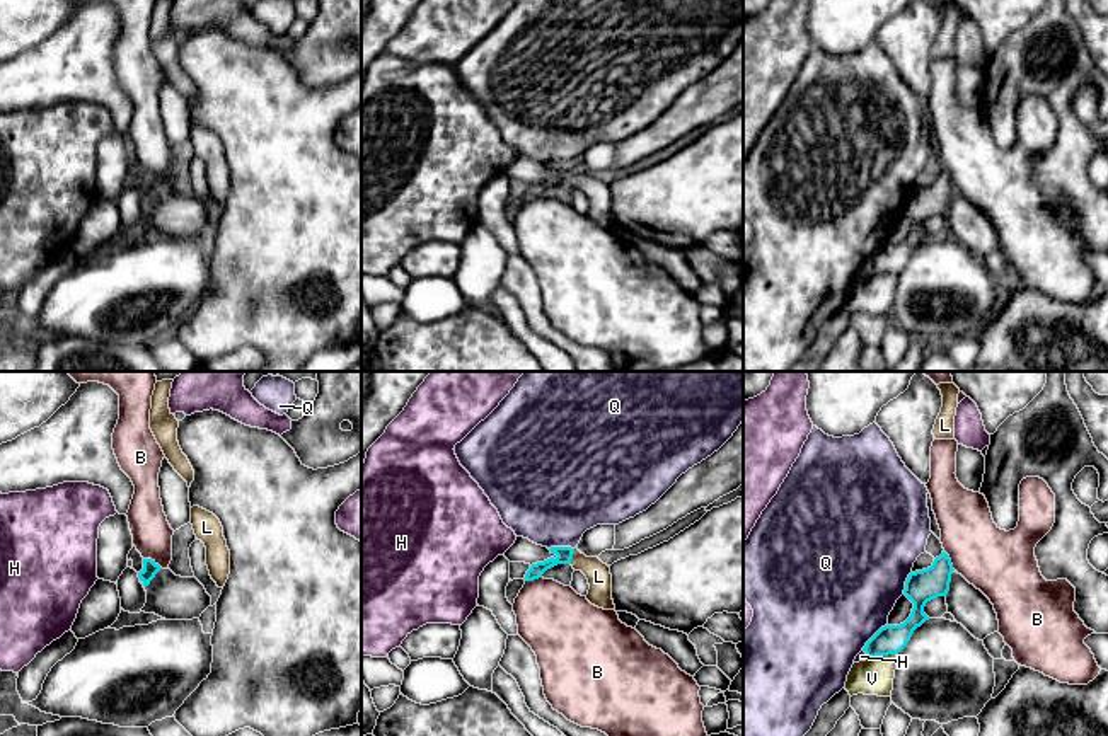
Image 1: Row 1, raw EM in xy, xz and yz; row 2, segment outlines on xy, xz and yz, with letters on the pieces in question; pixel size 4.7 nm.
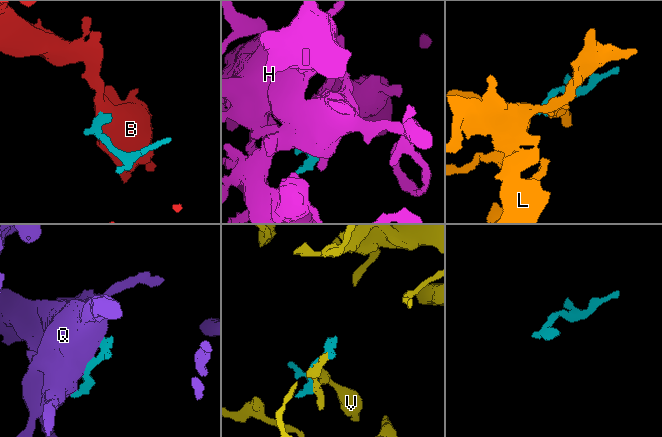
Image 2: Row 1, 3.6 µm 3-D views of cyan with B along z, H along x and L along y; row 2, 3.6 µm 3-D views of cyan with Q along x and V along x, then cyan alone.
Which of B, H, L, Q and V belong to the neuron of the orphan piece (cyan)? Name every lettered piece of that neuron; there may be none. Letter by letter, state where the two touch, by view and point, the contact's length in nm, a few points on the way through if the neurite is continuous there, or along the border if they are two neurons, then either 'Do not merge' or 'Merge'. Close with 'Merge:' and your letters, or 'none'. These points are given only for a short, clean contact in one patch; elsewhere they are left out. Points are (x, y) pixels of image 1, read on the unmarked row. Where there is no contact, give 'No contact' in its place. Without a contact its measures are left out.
B: Touches cyan at xy (154, 181). Shared border 110 nm. Boundary: xy (144, 176), (162, 186). Do not merge
H: Touches cyan at yz (866, 273). Shared border 50 nm. Do not merge
L: Touches cyan at xz (571, 174). Shared border 80 nm. Path across: xz (565, 172), (571, 174), (599, 195). Merge
Q: Touches cyan at yz (873, 254). Shared border 180 nm. Do not merge
V: Touches cyan at yz (880, 273). Shared border 150 nm. Do not merge
Merge: L

